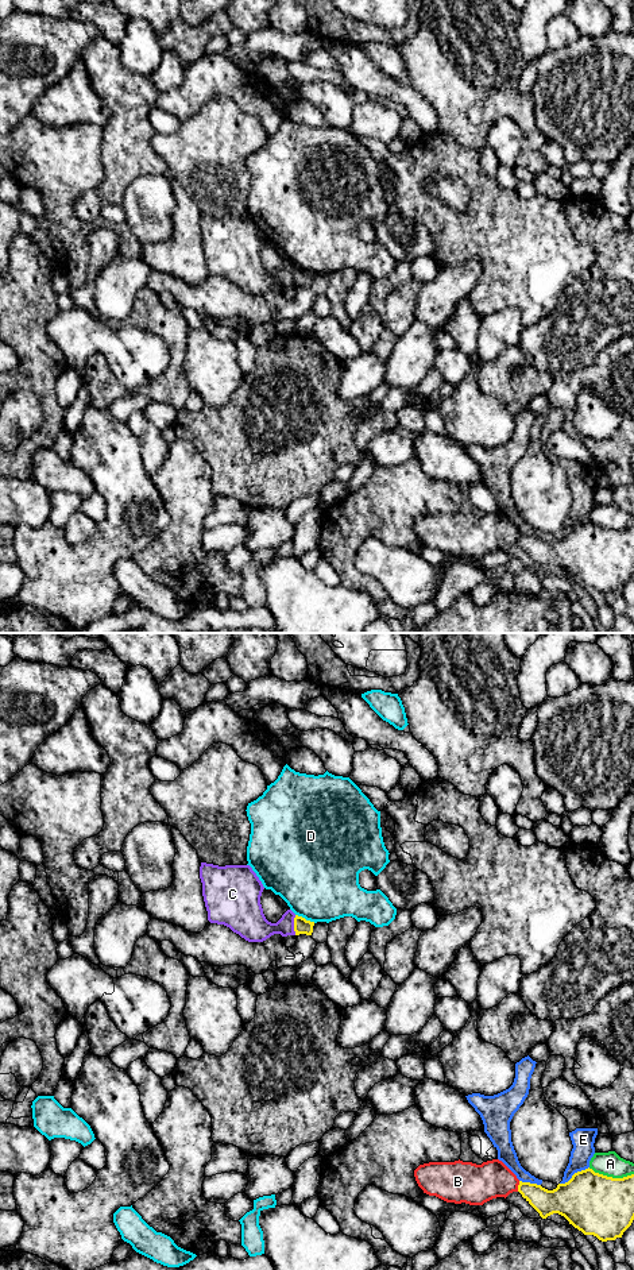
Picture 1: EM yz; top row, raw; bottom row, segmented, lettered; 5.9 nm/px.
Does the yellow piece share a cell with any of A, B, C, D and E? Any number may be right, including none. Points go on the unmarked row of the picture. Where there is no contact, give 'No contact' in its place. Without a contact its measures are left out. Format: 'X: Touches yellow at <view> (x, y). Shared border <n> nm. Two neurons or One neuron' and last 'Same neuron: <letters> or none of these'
A: Touches yellow at yz (611, 529). Shared border 280 nm. Two neurons
B: Touches yellow at yz (518, 539). Shared border 70 nm. Two neurons
C: Touches yellow at yz (294, 277). Shared border 120 nm. Two neurons
D: Touches yellow at yz (304, 270). Shared border 130 nm. Two neurons
E: Touches yellow at yz (573, 527). Shared border 200 nm. Two neurons
Same neuron: none of these

